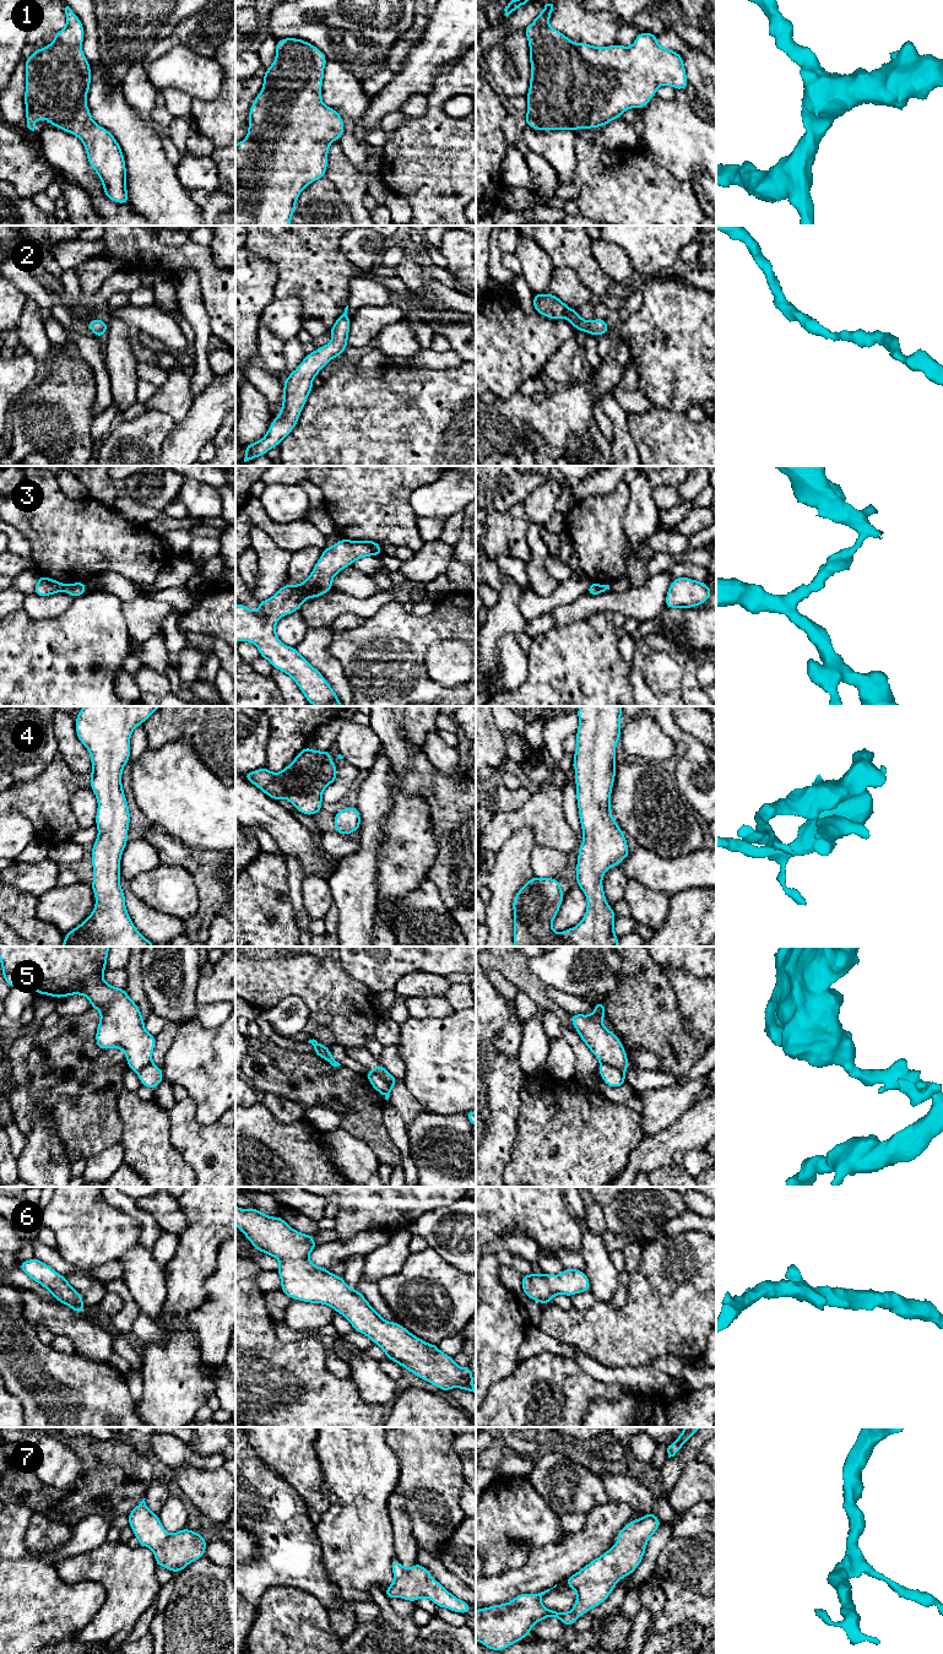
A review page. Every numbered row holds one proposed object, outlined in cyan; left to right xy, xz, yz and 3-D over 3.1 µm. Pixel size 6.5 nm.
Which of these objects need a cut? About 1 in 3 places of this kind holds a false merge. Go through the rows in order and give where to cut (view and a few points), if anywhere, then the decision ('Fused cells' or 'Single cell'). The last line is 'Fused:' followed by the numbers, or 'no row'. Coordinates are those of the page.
1: No split. Single cell
2: No split. Single cell
3: Split along xz (298, 586), (307, 597). Fused cells
4: No split. Single cell
5: Split along yz (601, 1062), (624, 1070). Fused cells
6: No split. Single cell
7: No split. Single cell
Fused: 3, 5

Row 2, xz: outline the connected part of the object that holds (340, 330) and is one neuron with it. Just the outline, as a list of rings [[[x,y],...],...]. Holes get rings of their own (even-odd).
[[[348,305],[329,330],[332,336],[331,342],[316,348],[313,353],[308,353],[297,369],[289,373],[283,381],[284,392],[281,412],[273,418],[262,439],[245,445],[244,462],[266,455],[270,449],[278,446],[282,439],[294,429],[313,390],[313,379],[332,358],[340,357],[348,345],[351,319],[347,310]]]

